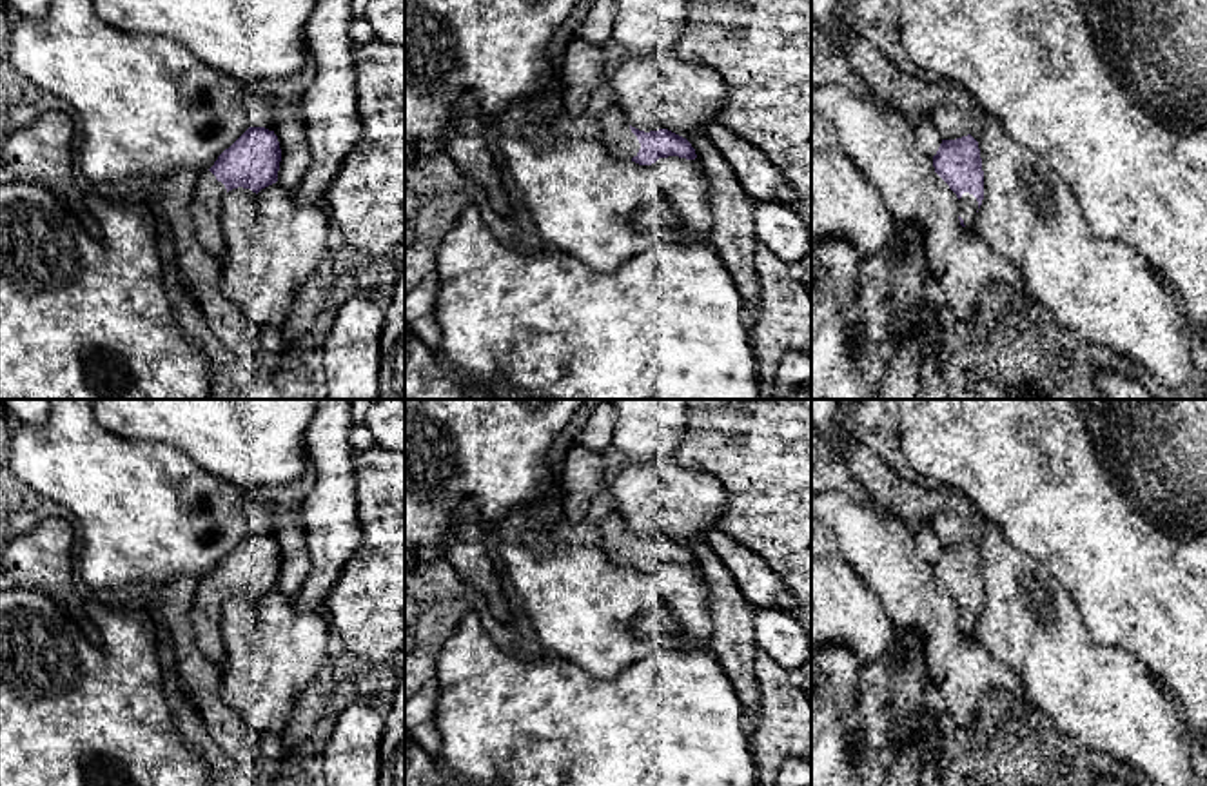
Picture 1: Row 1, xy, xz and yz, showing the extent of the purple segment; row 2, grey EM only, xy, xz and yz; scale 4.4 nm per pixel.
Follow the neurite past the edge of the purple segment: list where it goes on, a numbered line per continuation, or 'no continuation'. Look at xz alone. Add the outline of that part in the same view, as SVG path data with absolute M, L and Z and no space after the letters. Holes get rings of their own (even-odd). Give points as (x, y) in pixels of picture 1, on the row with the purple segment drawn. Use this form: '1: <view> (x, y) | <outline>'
1: xz (616, 133) | M613 103L601 114L599 140L617 156L632 160L637 156L641 143L632 133L624 113Z

